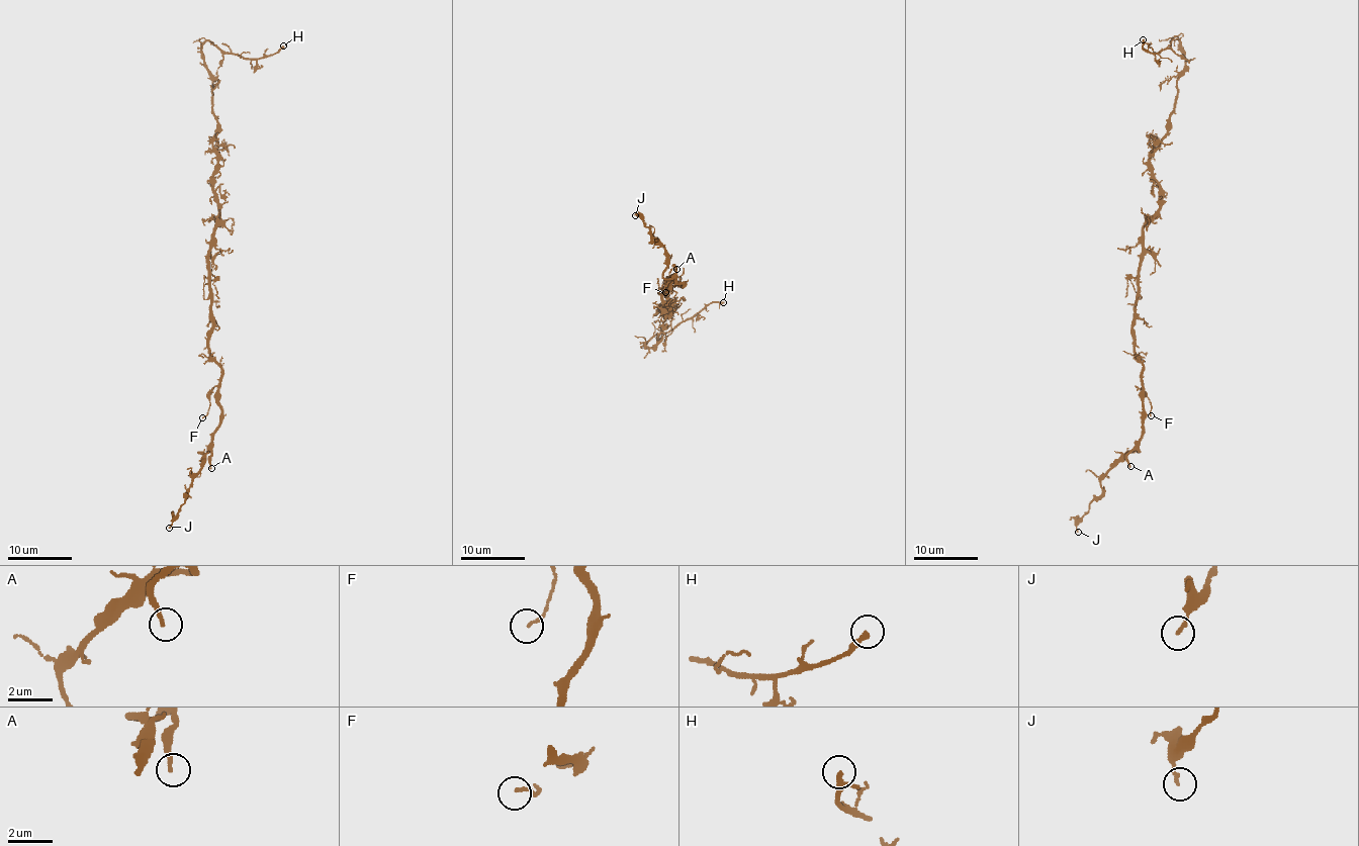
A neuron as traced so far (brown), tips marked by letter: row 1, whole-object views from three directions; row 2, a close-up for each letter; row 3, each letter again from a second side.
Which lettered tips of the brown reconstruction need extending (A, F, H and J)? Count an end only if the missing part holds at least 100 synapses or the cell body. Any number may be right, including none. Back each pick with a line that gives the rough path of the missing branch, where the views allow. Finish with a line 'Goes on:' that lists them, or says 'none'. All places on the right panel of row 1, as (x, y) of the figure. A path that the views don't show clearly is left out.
Goes on: H

